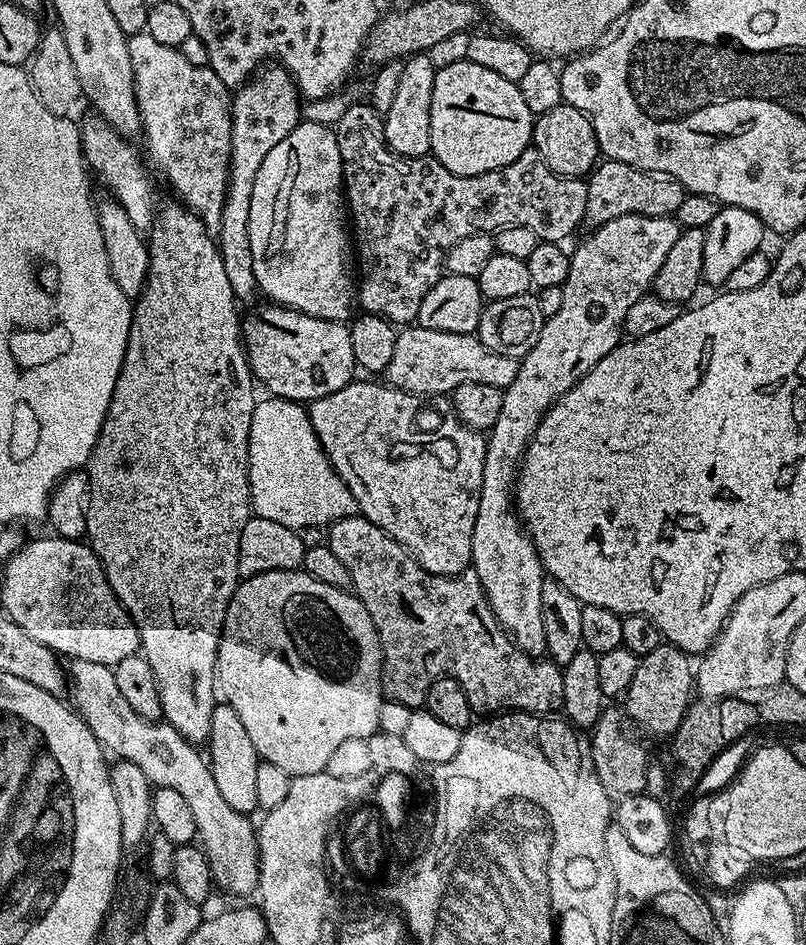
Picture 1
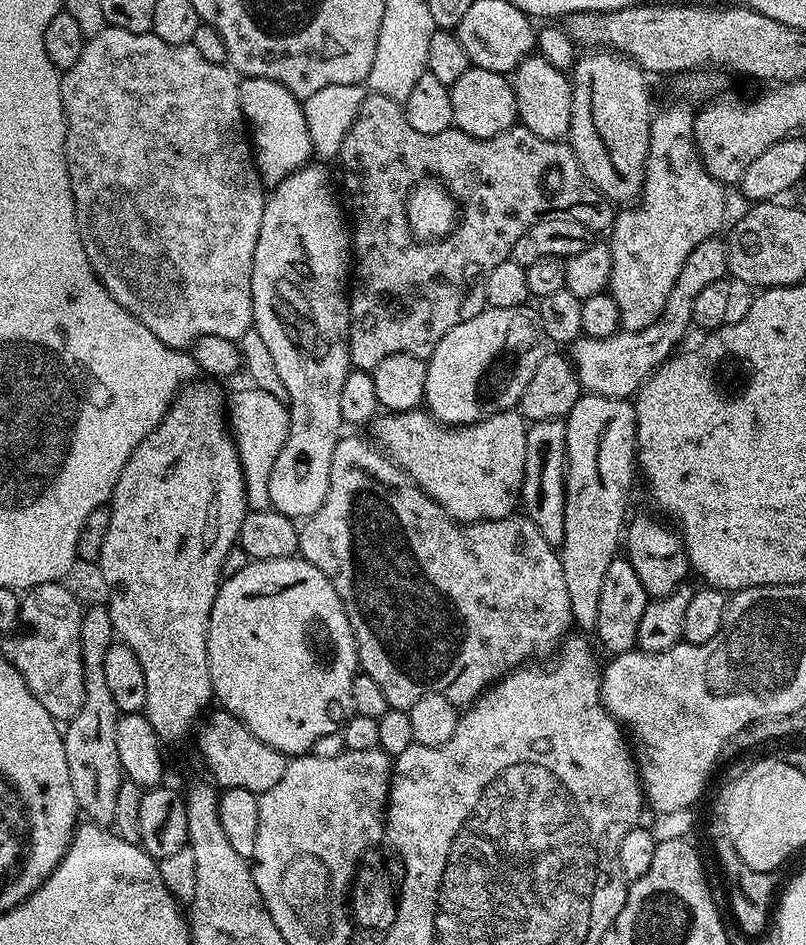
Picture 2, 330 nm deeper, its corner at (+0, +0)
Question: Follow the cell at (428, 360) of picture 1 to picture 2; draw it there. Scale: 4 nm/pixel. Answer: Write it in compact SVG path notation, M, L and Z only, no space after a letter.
M723 239L704 240L694 246L694 250L690 250L690 258L686 258L686 262L682 262L682 270L678 270L676 285L674 290L670 290L670 298L666 298L662 314L653 324L637 332L621 330L610 338L581 335L570 345L570 359L576 367L581 389L588 394L619 400L635 397L645 380L681 347L680 339L687 334L688 328L693 327L694 298L698 298L698 290L728 275L728 246Z

